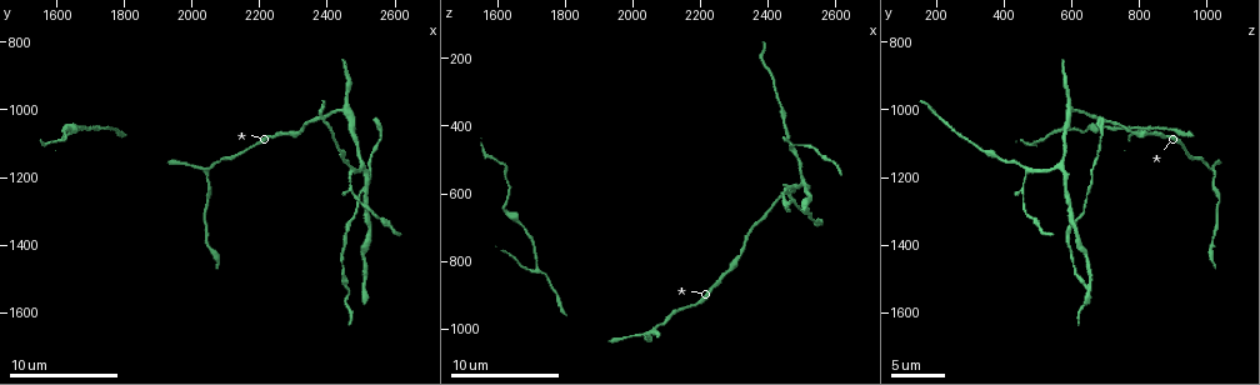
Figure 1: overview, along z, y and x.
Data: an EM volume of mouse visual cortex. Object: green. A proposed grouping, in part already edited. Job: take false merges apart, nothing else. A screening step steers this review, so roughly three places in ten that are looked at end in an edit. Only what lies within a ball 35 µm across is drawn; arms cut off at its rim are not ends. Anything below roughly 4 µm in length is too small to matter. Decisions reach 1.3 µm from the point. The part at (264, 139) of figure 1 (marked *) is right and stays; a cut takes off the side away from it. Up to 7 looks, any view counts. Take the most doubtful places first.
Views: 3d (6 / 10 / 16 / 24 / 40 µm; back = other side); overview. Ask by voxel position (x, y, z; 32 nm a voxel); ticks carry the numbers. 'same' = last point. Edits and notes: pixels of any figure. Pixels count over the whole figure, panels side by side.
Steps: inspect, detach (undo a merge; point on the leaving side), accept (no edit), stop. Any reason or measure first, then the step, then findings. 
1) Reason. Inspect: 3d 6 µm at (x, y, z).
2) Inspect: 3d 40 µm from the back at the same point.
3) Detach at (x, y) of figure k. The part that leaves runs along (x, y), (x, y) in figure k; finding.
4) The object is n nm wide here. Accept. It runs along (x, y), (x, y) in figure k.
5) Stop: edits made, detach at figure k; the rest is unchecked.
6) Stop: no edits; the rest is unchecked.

Thin arm on a thick one. Inspect: 3d 6 µm at (2480, 1300, 620).

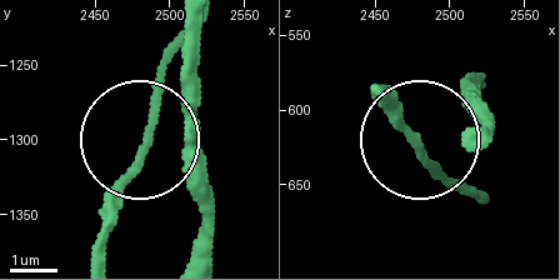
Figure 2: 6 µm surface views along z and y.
Inspect: 3d 6 µm from the back at (2480, 1310, 628).

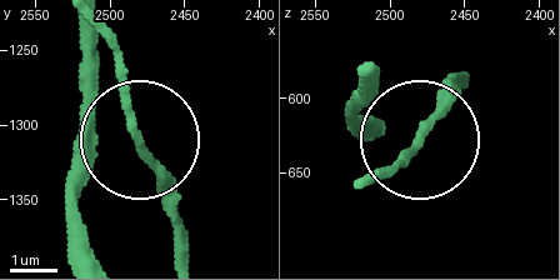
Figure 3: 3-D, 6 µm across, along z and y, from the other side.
3 arms meet here. Accept. One neuron here.

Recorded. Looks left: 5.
Three arms meet. Inspect: 3d 10 µm at (2470, 1170, 460).

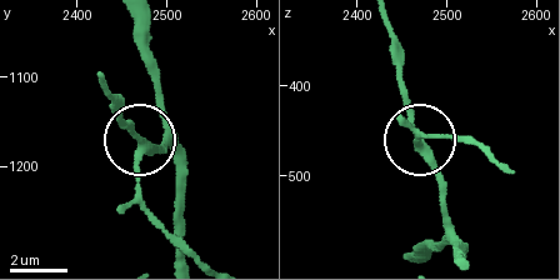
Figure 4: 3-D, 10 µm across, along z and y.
The side arm is 9 µm long. Accept. It runs along (405, 258), (434, 245), (448, 224), (431, 153), (420, 138) in figure 4; continuous, no second neuron.

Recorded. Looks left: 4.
Sudden change in width. Inspect: 3d 10 µm at (2260, 1070, 840).

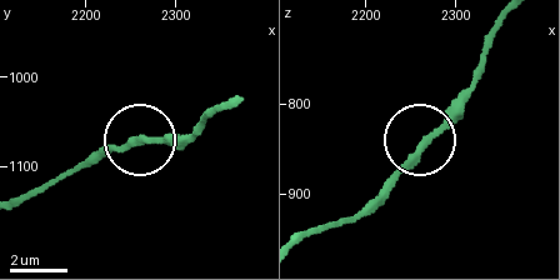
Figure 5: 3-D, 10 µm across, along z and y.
Accept. It runs along (100, 151), (141, 140), (189, 140) in figure 5; one neuron here.

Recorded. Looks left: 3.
Stop: no edits; the rest is unchecked.

